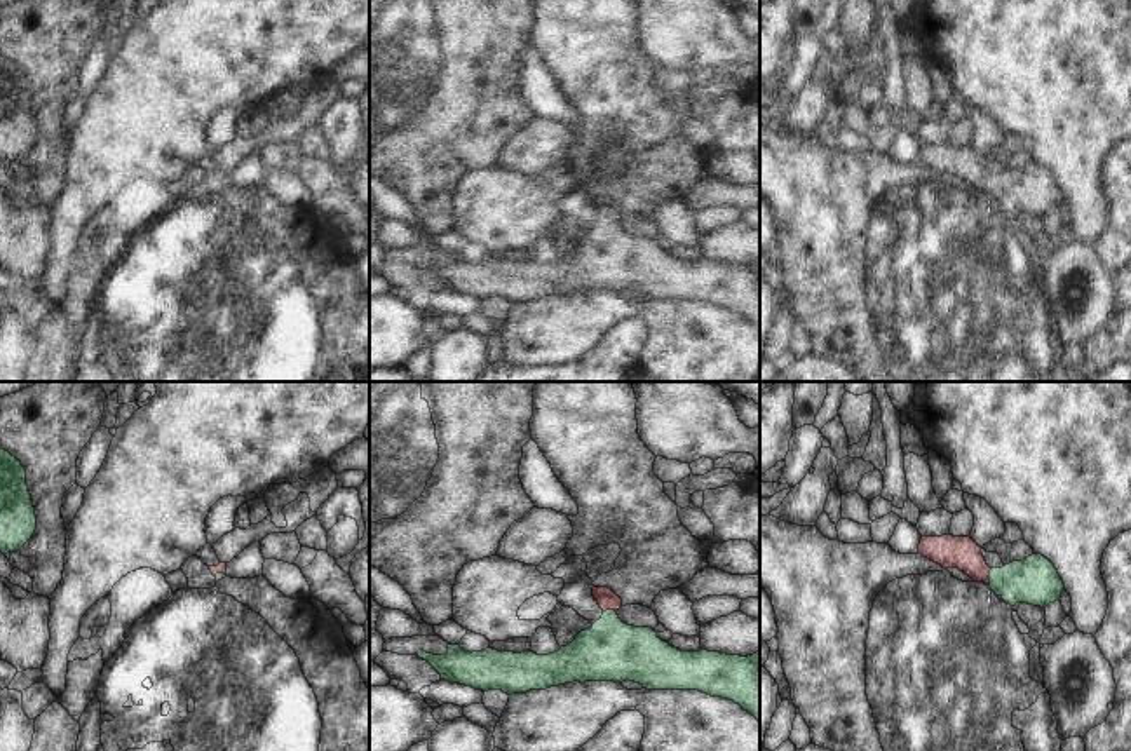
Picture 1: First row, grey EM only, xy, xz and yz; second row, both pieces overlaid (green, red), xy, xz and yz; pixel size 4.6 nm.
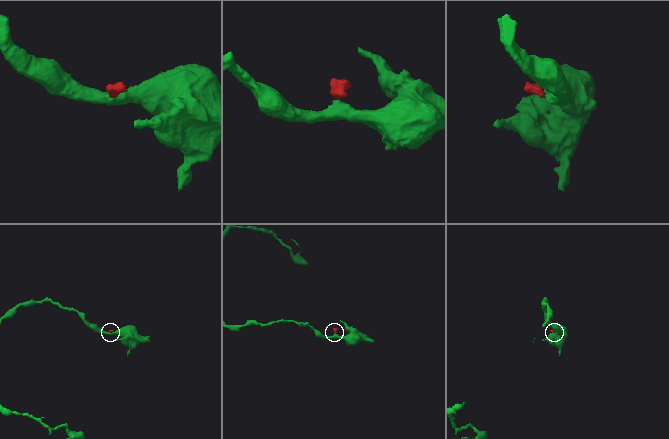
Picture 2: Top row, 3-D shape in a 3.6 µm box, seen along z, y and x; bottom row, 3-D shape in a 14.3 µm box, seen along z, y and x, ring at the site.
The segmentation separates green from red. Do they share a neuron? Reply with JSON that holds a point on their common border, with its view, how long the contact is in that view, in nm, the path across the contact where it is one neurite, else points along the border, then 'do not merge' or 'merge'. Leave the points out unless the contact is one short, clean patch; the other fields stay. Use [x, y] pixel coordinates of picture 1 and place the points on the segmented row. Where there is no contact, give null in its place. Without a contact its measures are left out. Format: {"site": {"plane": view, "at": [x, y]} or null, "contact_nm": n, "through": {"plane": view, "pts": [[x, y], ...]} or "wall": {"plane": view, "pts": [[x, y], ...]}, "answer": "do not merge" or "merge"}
{"site": {"plane": "xz", "at": [609, 610]}, "contact_nm": 60, "through": {"plane": "xz", "pts": [[610, 650], [609, 610], [607, 600]]}, "answer": "merge"}

